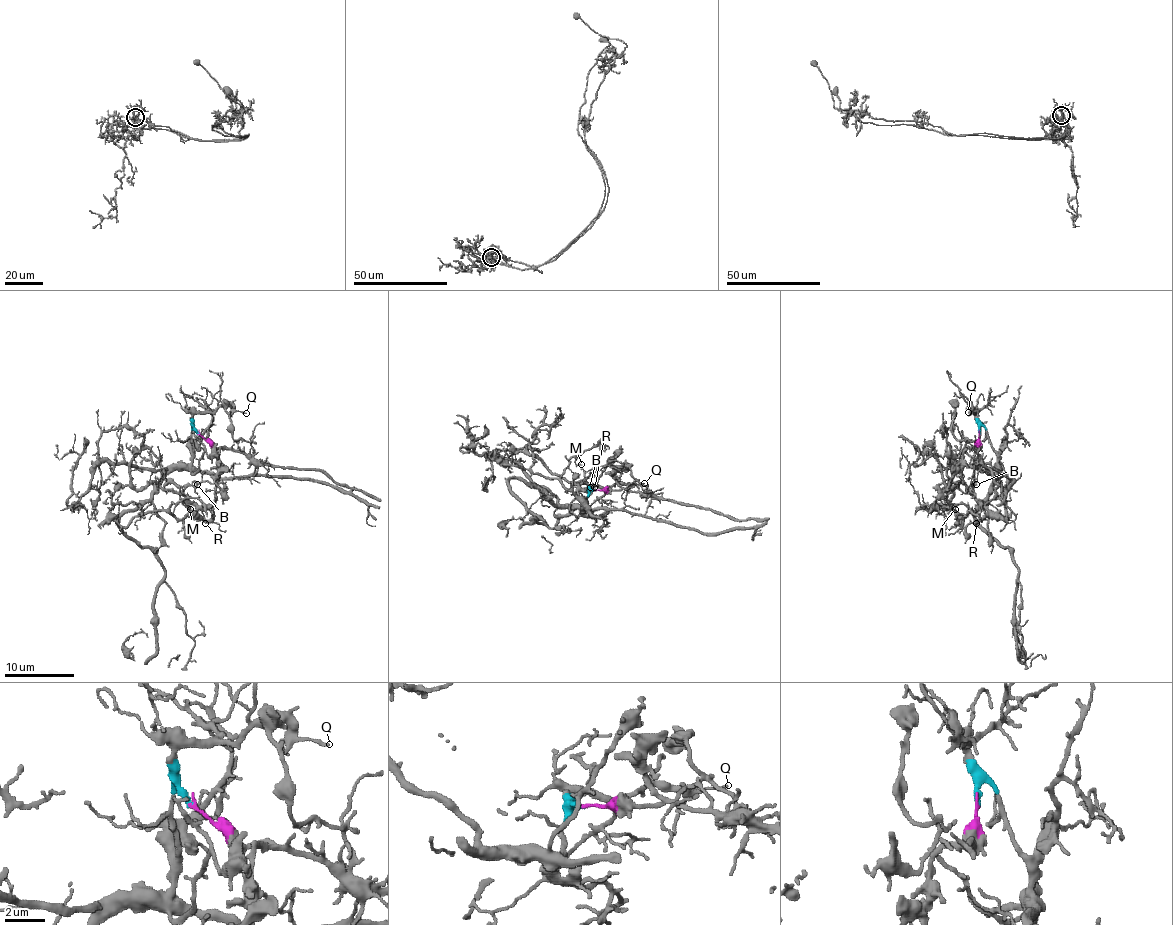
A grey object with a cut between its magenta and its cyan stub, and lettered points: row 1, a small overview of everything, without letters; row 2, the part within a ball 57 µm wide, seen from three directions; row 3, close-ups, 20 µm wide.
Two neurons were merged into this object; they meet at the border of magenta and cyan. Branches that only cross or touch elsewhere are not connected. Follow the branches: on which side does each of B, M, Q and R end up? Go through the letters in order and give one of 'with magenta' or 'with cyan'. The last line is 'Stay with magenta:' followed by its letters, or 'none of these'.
B: with cyan
M: with cyan
Q: with cyan
R: with cyan
Stay with magenta: none of these

